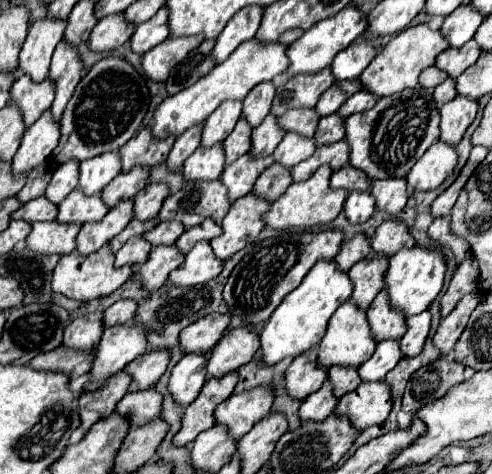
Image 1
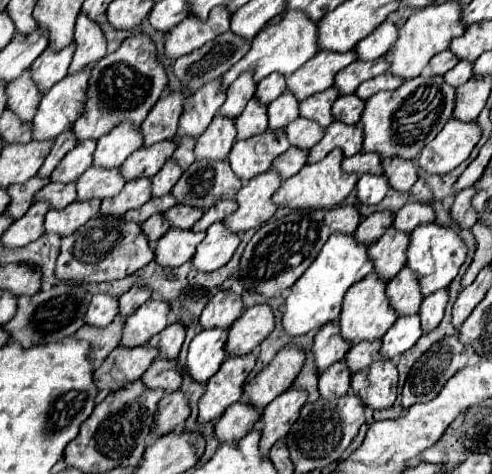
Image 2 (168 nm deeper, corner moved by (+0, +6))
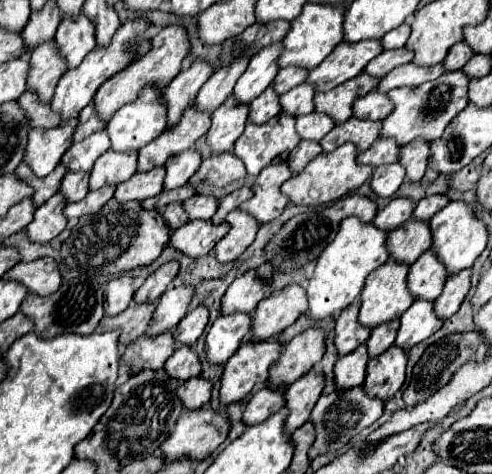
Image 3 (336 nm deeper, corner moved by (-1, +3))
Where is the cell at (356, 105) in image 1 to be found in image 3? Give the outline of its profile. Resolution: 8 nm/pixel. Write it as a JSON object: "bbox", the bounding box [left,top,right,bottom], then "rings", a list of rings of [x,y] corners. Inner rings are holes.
{"bbox":[377,63,443,93],"rings":[[[405,63],[397,69],[393,69],[389,75],[385,75],[377,87],[377,91],[387,93],[395,87],[417,87],[425,81],[433,81],[439,75],[443,75],[443,63],[441,65],[431,65],[431,67],[421,67],[421,65],[413,65],[413,63]]]}

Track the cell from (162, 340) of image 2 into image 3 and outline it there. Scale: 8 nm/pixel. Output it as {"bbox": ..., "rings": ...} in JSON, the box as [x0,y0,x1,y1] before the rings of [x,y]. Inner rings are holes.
{"bbox":[173,305,209,345],"rings":[[[205,305],[195,307],[195,309],[189,311],[187,317],[175,327],[175,331],[173,331],[175,341],[177,341],[179,345],[193,345],[193,343],[201,337],[207,321],[209,321],[209,309],[205,309]]]}

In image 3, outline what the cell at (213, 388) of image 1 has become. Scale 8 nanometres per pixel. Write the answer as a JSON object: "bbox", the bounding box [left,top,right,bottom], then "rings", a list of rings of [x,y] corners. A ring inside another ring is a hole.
{"bbox":[221,341,281,403],"rings":[[[247,341],[225,363],[221,379],[221,403],[241,401],[255,385],[269,379],[269,367],[279,357],[281,343],[273,341]]]}

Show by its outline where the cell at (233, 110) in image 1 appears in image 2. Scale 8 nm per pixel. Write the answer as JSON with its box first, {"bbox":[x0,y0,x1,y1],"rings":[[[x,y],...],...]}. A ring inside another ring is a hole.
{"bbox":[218,74,256,118],"rings":[[[242,74],[238,76],[226,90],[226,102],[220,106],[218,116],[226,116],[226,118],[238,118],[240,110],[244,110],[244,106],[248,104],[248,100],[254,96],[256,92],[256,82],[252,80],[252,74]]]}

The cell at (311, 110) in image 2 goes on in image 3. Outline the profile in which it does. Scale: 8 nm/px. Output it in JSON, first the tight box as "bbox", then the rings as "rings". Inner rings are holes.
{"bbox":[315,73,381,123],"rings":[[[361,73],[355,79],[349,79],[331,91],[317,93],[315,111],[327,113],[329,117],[335,119],[335,123],[343,123],[353,115],[353,101],[361,95],[367,95],[369,91],[375,91],[377,81],[381,81],[381,77],[371,77],[367,73]]]}

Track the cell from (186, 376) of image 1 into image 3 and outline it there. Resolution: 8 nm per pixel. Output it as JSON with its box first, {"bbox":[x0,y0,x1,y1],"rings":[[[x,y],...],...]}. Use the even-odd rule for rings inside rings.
{"bbox":[207,313,251,363],"rings":[[[249,313],[219,315],[207,333],[207,357],[211,363],[225,363],[243,343],[251,329]]]}

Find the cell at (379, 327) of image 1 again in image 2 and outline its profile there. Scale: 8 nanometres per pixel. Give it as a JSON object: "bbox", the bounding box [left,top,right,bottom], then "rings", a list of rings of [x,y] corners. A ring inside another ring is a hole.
{"bbox":[386,268,422,316],"rings":[[[402,268],[386,284],[386,296],[388,296],[388,302],[390,302],[392,310],[398,316],[418,314],[422,294],[420,294],[420,288],[418,288],[418,278],[408,268]]]}

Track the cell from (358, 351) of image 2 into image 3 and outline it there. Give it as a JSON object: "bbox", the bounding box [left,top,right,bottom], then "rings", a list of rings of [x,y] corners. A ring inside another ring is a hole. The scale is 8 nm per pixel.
{"bbox":[367,321,397,357],"rings":[[[389,321],[389,325],[379,325],[377,329],[373,329],[367,341],[369,355],[377,357],[383,351],[387,351],[393,345],[393,337],[397,337],[397,321]]]}

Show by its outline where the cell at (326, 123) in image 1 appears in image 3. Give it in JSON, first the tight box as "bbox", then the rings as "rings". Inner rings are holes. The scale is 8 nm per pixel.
{"bbox":[353,91,393,121],"rings":[[[377,91],[359,97],[353,105],[353,117],[369,119],[369,121],[383,121],[391,111],[393,111],[393,103],[389,101],[389,97]]]}

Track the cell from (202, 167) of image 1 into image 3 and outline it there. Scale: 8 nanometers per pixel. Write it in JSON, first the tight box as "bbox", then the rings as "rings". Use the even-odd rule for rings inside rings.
{"bbox":[207,97,249,153],"rings":[[[227,97],[225,103],[213,111],[213,125],[207,133],[207,143],[213,153],[223,153],[233,149],[233,143],[243,133],[249,117],[249,105],[237,103],[235,97]]]}

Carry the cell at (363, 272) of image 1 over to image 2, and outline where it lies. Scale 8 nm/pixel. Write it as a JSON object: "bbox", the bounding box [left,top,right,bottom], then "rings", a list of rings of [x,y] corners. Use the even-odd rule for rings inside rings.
{"bbox":[368,228,408,280],"rings":[[[390,228],[378,242],[374,242],[368,248],[368,258],[374,264],[374,272],[378,272],[384,280],[396,276],[404,268],[406,246],[408,234],[400,234],[394,228]]]}

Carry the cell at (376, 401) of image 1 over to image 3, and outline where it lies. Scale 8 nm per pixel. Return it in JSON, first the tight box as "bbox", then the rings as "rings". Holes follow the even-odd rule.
{"bbox":[365,345,407,401],"rings":[[[391,345],[389,351],[381,353],[369,361],[365,391],[371,397],[381,397],[383,401],[391,399],[405,381],[405,367],[407,367],[407,353],[405,349],[397,349]]]}

